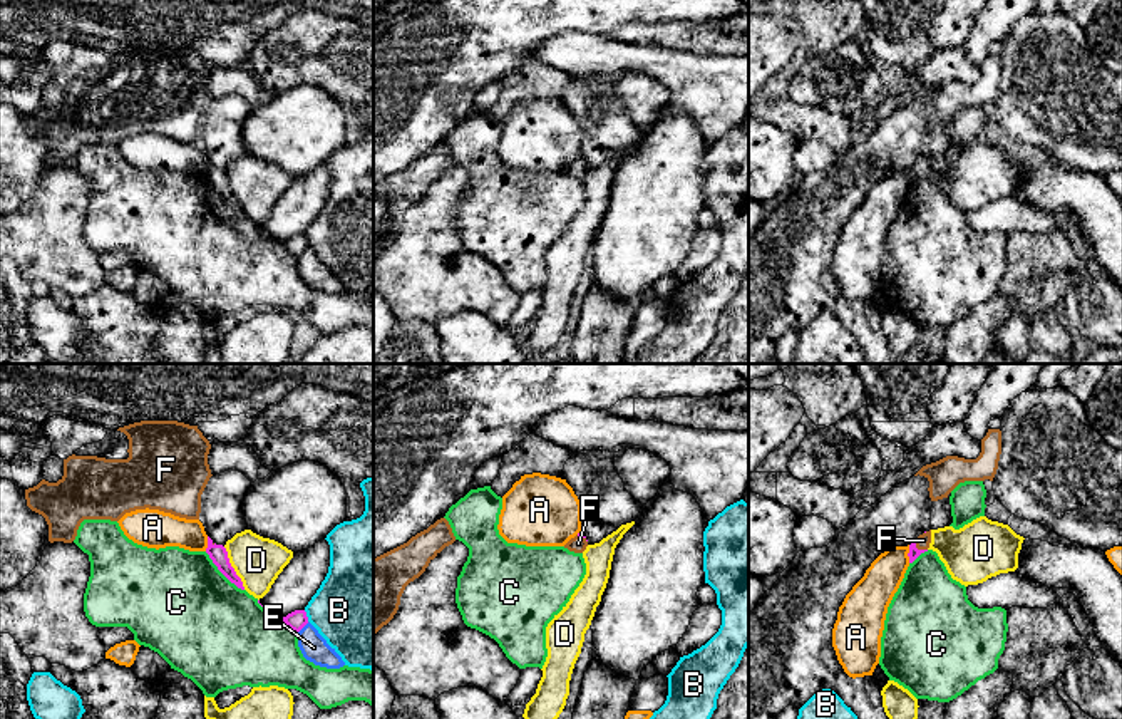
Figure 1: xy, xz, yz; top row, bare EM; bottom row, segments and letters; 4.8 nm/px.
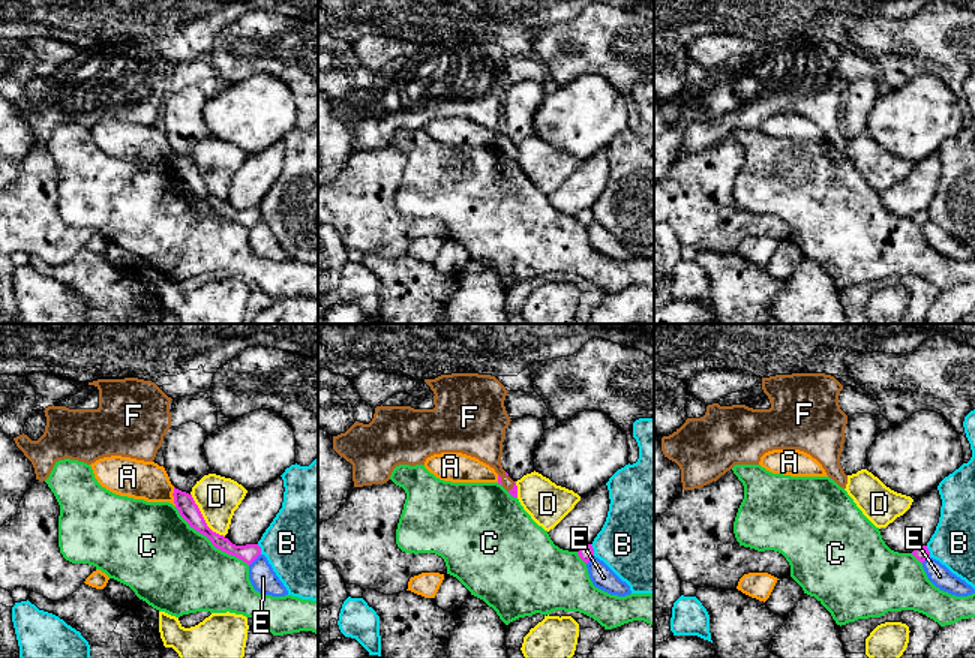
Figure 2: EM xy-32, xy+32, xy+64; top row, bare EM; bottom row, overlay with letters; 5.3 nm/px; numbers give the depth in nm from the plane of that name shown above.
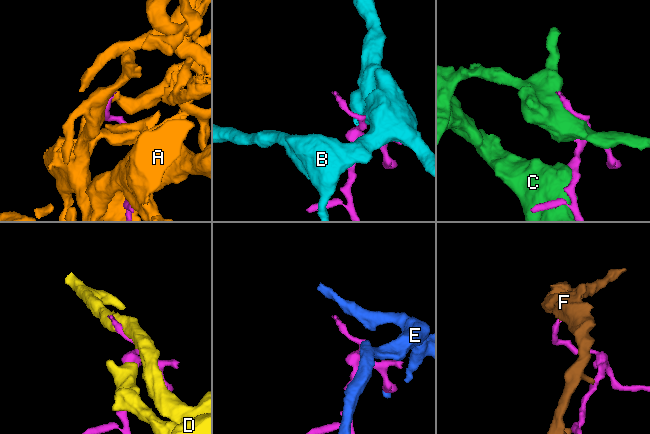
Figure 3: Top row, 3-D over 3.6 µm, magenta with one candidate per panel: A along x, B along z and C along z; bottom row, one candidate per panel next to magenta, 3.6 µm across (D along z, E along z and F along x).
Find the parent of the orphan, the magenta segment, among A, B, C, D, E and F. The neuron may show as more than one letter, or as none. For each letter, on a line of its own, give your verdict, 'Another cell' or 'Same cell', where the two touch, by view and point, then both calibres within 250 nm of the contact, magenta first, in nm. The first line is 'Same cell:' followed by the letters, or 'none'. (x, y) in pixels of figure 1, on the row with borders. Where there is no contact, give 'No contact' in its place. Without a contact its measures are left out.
Same cell: F
A: Another cell. Touches magenta at yz (908, 553). Thickness 50 nm (magenta) against 180 nm
B: Another cell. Touches magenta at xy (305, 615). Thickness 90 nm (magenta) against 420 nm
C: Another cell. Touches magenta at xy (223, 574). Thickness 90 nm (magenta) against 500 nm
D: Another cell. Touches magenta at xy (233, 568). Thickness 90 nm (magenta) against 240 nm
E: Another cell. Touches magenta at xy (302, 627). Thickness 90 nm (magenta) against 130 nm
F: Same cell. Touches magenta at yz (916, 548). Thickness 50 nm (magenta) against 70 nm

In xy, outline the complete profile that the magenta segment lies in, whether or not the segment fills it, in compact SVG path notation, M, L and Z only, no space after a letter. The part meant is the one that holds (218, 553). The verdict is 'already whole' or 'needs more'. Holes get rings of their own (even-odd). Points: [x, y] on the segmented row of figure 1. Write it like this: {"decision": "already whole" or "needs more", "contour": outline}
{"decision": "already whole", "contour": "M208 536L208 548L206 553L213 560L213 563L218 566L218 570L238 588L244 590L241 578L236 575L234 568L229 563L228 551L223 545L216 545L209 536Z"}

